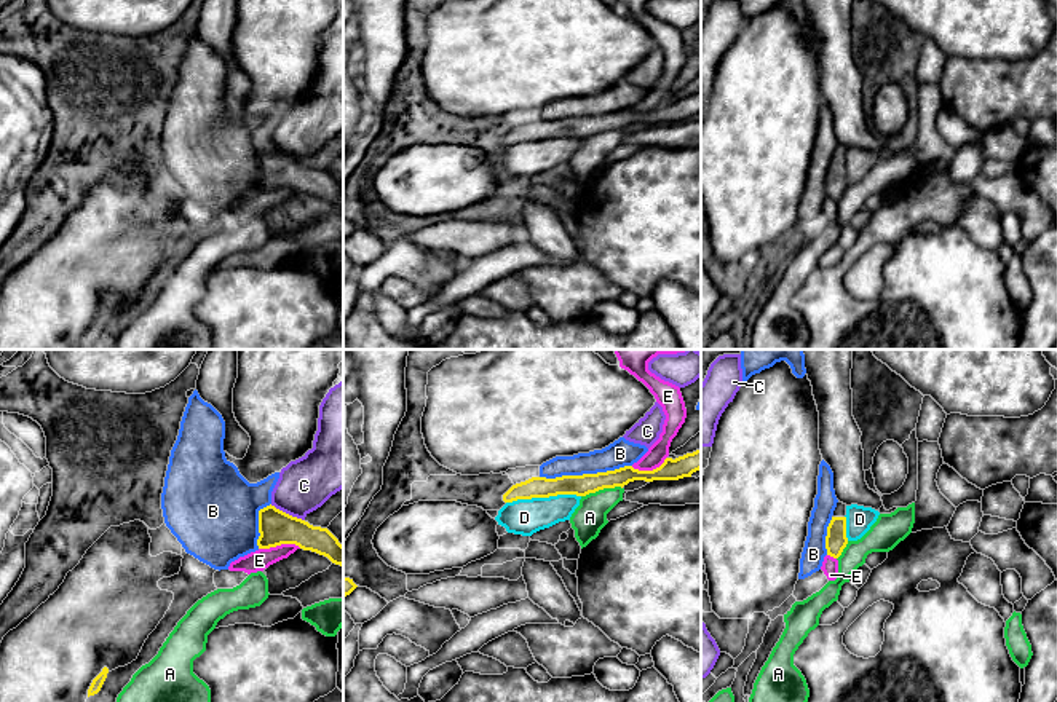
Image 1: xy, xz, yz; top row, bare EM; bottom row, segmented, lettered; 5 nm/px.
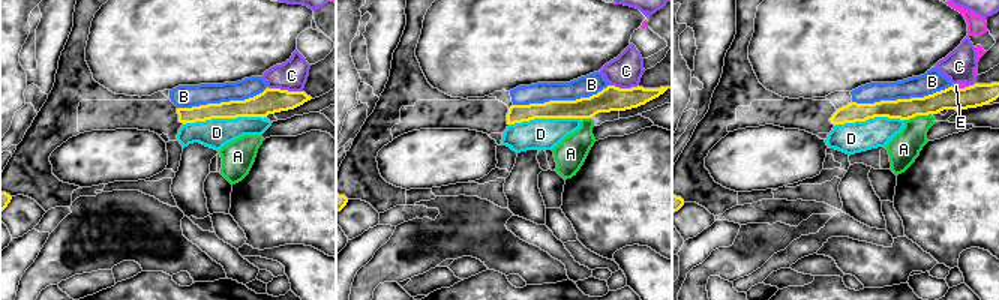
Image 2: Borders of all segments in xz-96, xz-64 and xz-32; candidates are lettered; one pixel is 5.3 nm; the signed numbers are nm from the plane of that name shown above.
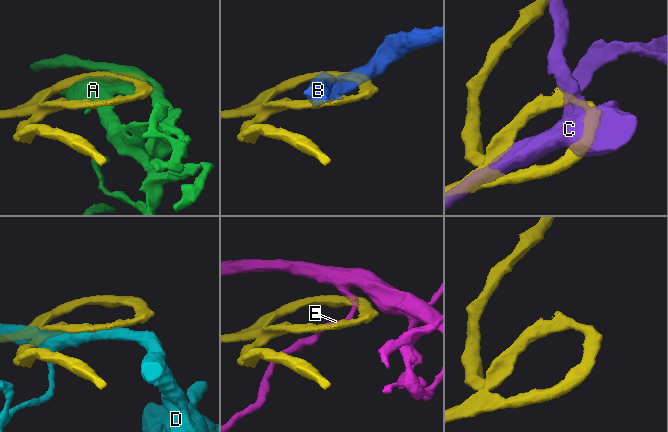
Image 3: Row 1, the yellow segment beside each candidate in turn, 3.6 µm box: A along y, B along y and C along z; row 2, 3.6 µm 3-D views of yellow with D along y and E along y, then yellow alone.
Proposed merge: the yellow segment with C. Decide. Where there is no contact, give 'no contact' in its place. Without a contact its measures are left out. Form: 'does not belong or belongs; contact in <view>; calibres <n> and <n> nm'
does not belong; contact in xy; calibres 170 and 260 nm

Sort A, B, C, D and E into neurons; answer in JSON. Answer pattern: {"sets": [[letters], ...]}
{"sets": [["A"], ["B"], ["C"], ["D"], ["E"]]}

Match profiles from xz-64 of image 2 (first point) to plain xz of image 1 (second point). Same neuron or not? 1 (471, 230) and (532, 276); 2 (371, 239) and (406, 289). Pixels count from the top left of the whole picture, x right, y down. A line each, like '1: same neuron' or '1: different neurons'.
1: same neuron
2: different neurons

